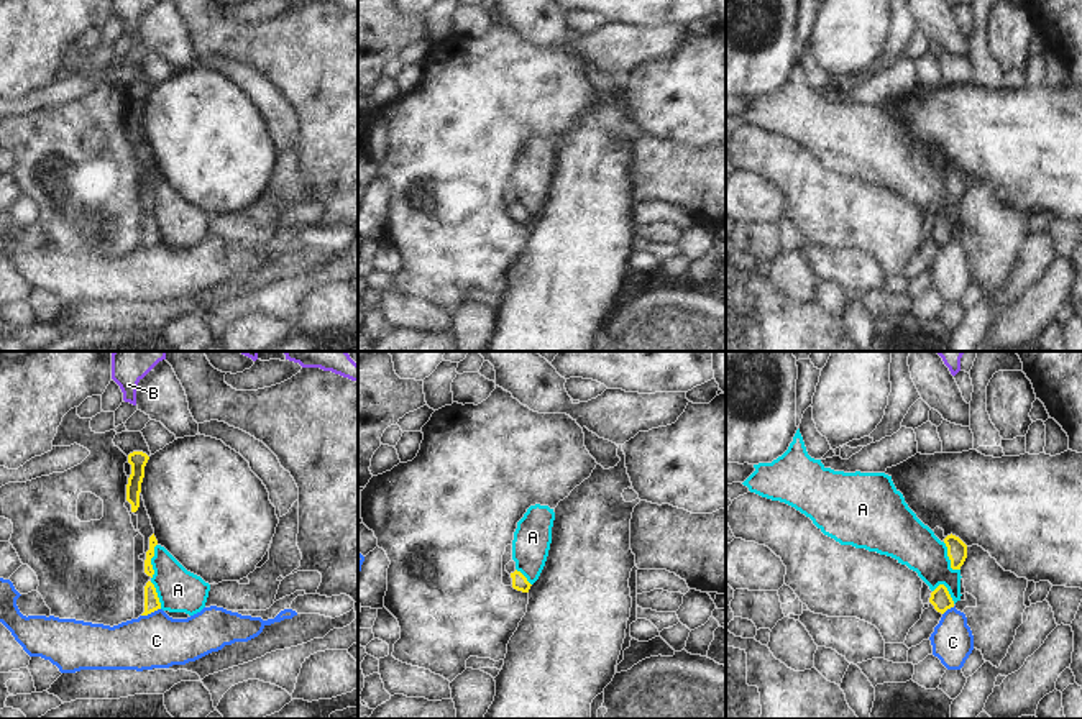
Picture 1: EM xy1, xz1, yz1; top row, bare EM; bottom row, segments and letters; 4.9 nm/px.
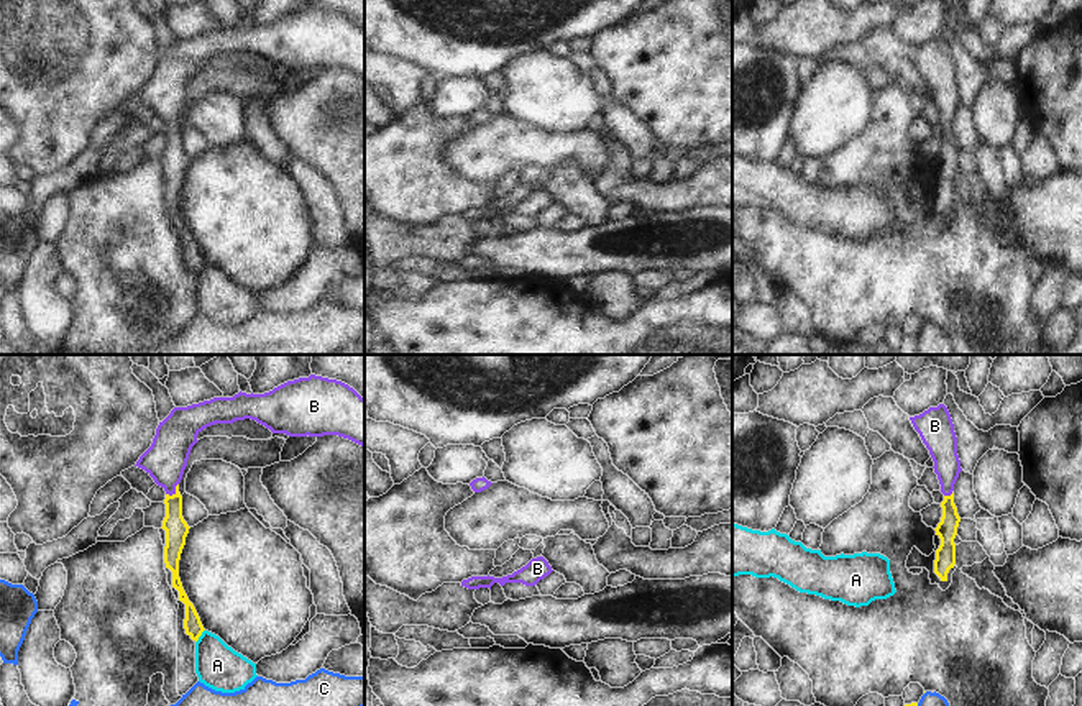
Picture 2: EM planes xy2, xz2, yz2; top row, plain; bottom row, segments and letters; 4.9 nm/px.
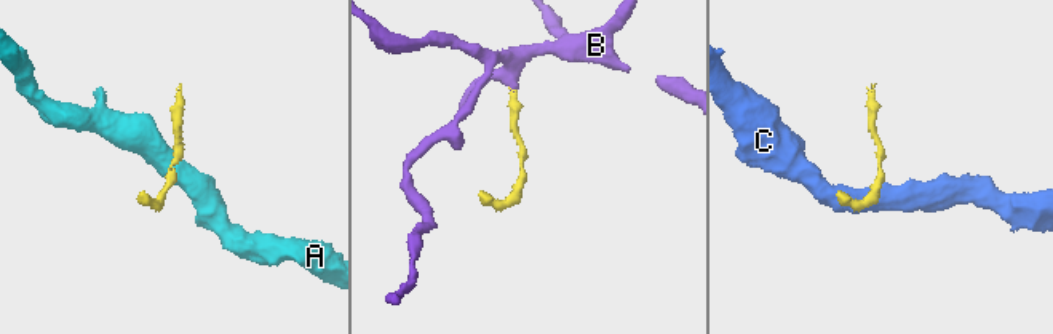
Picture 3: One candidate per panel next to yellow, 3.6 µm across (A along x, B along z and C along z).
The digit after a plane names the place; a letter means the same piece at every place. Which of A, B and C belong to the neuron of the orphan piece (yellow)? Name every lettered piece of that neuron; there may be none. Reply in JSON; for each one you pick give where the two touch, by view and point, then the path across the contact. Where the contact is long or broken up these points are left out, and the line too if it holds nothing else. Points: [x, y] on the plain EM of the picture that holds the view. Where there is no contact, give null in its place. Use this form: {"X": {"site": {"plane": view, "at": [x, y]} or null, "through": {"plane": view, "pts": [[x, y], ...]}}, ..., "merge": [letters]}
{"B": {"site": {"plane": "xy2", "at": [176, 123]}, "through": {"plane": "xy2", "pts": [[176, 160], [176, 123], [168, 109], [166, 91]]}}, "merge": ["B"]}

